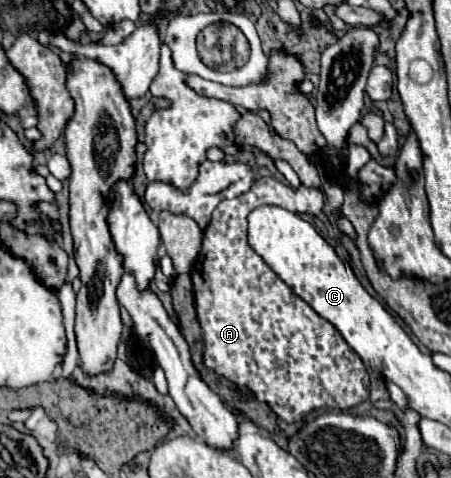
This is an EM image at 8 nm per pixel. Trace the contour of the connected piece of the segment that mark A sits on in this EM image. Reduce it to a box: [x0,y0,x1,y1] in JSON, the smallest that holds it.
[191,176,369,422]

